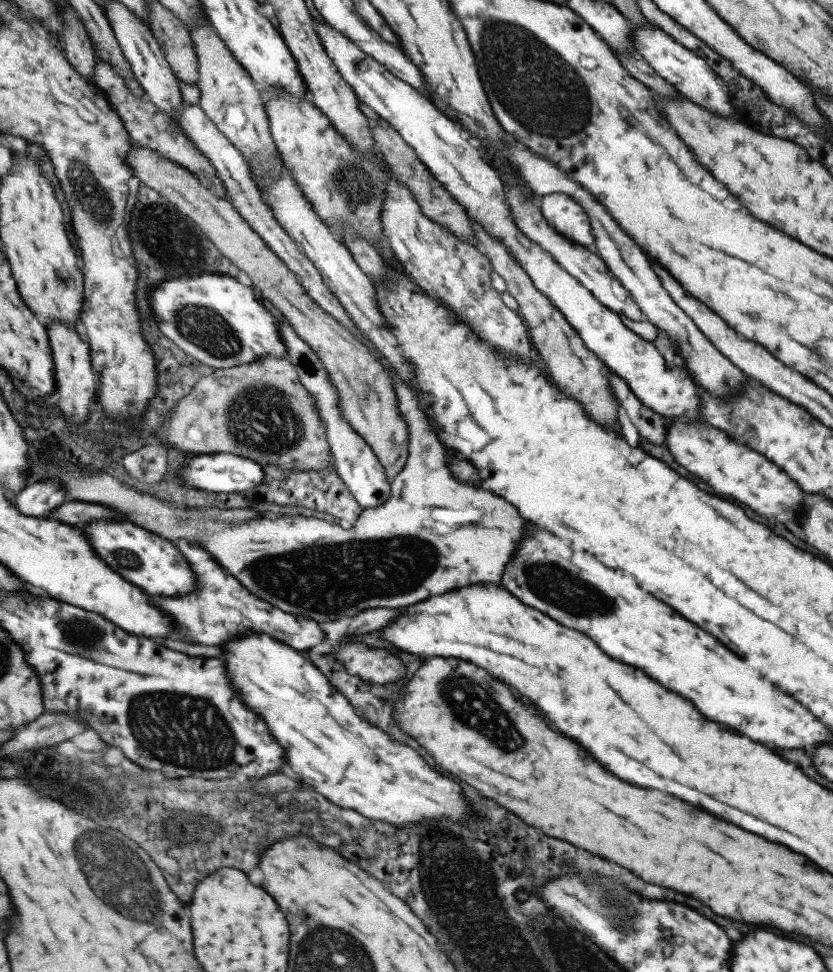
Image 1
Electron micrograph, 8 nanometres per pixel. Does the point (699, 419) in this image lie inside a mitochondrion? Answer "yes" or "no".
no

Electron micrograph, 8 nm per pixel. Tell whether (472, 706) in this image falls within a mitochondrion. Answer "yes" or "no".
yes

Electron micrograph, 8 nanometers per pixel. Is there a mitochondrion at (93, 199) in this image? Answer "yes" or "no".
yes

